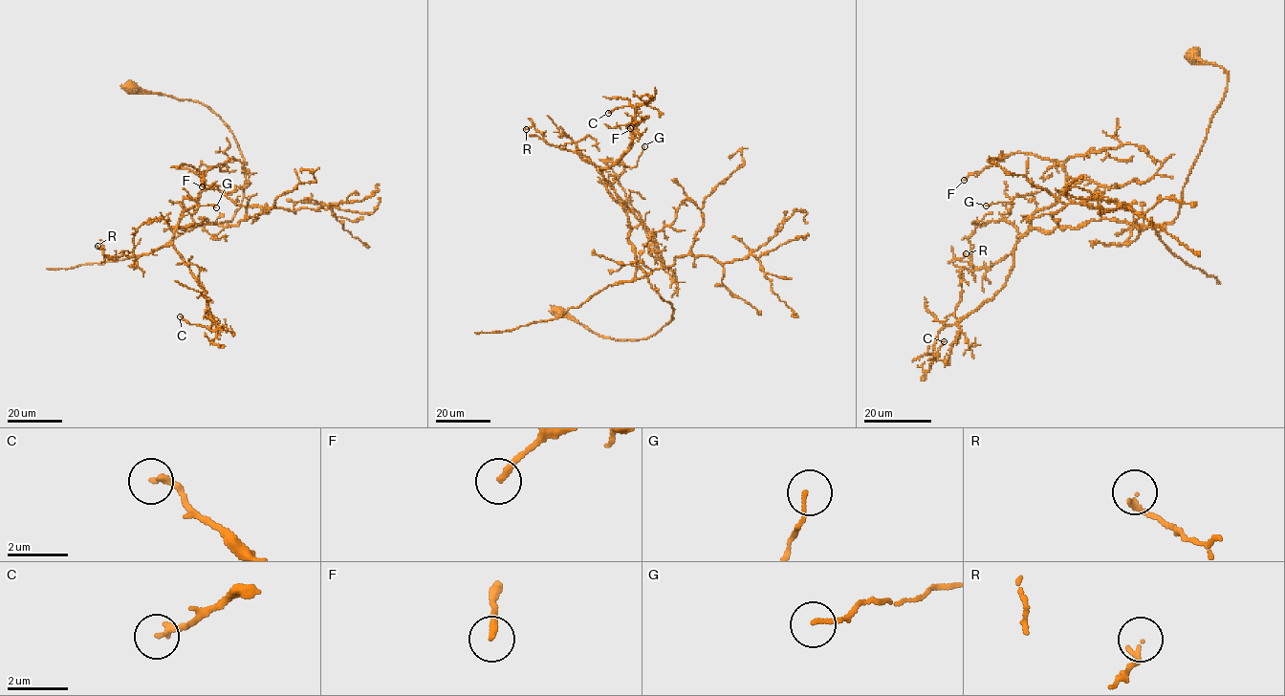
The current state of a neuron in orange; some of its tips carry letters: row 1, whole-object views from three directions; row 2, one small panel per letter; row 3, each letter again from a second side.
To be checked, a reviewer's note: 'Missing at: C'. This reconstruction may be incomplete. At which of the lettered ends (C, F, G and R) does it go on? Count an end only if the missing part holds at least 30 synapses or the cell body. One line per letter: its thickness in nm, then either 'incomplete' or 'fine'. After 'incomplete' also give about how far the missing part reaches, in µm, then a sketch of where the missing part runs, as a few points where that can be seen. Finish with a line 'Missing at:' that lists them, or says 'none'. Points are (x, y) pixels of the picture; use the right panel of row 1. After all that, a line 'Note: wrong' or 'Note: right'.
C: 180 nm thick; fine
F: 190 nm thick; fine
G: 130 nm thick; fine
R: 130 nm thick; fine
Missing at: none
Note: wrong

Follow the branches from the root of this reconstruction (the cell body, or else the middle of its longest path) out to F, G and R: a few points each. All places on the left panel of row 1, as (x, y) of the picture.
F: (130, 86), (203, 103), (232, 133), (240, 207), (181, 228), (204, 176), (176, 167), (202, 186)
G: (130, 86), (203, 103), (232, 133), (240, 207), (219, 225), (178, 225), (185, 198), (216, 207)
R: (130, 86), (217, 115), (242, 157), (243, 198), (230, 221), (178, 226), (147, 253), (111, 259), (98, 246)

